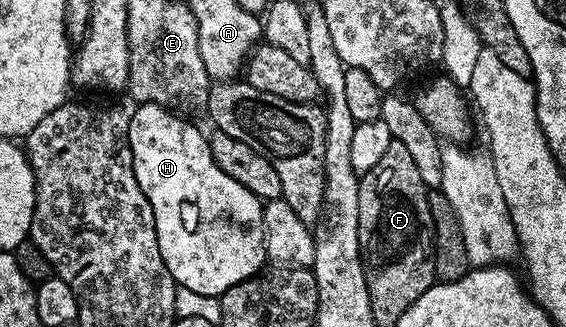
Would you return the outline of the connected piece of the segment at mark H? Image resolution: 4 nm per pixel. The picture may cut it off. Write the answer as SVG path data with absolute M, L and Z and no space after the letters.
M137 103L134 108L129 115L133 168L139 189L143 189L153 210L159 253L178 287L191 289L191 293L220 297L227 289L258 274L266 262L262 200L215 165L208 138L202 135L201 139L201 131L193 121L154 103Z

